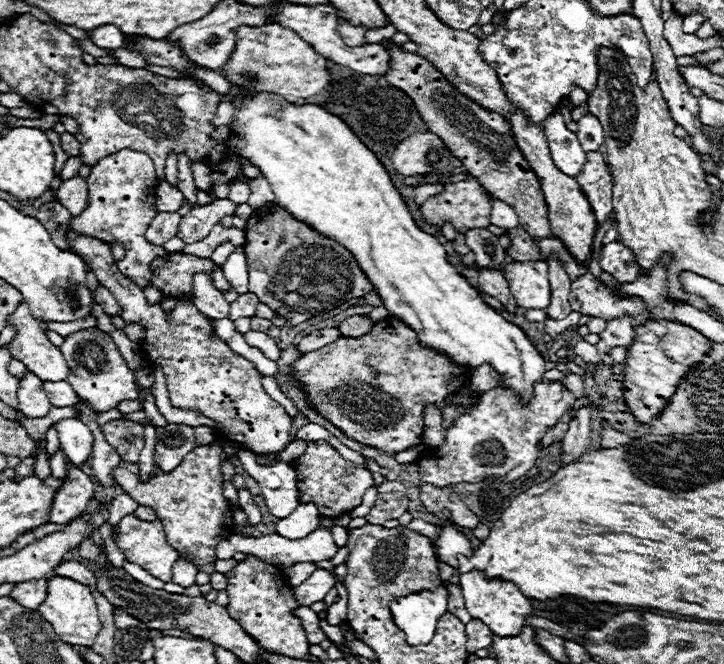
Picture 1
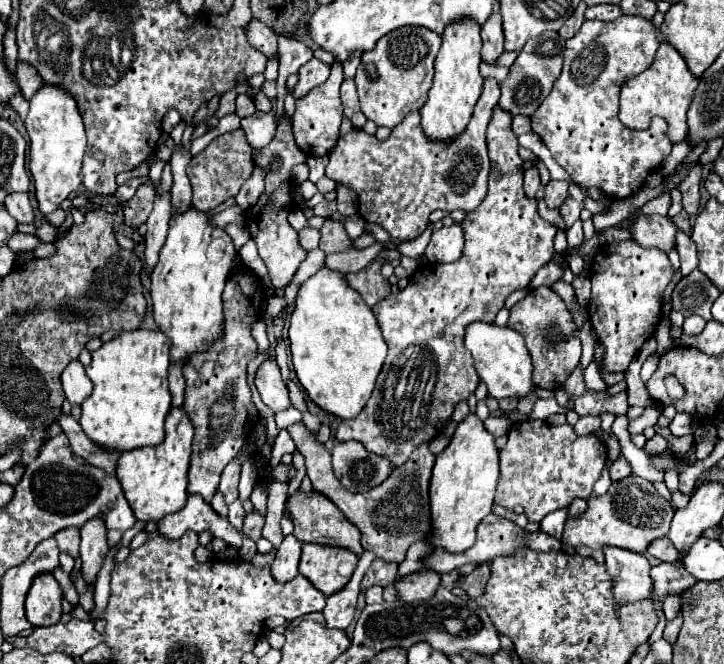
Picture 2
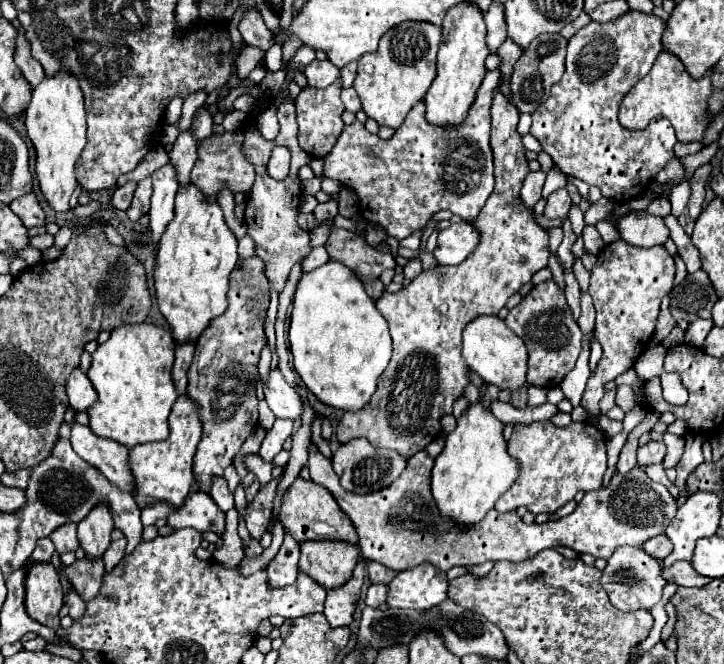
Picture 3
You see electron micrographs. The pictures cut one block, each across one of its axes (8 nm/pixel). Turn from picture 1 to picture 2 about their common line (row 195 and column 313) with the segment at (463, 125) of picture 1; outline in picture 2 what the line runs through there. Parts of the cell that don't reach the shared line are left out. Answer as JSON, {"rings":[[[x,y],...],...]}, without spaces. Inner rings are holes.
{"rings":[[[300,488],[288,498],[286,504],[286,514],[294,522],[294,536],[300,542],[316,542],[316,544],[328,544],[328,546],[342,546],[352,550],[354,554],[362,554],[360,546],[360,530],[332,504],[332,500],[324,498],[324,494],[312,490],[312,492],[302,492]]]}

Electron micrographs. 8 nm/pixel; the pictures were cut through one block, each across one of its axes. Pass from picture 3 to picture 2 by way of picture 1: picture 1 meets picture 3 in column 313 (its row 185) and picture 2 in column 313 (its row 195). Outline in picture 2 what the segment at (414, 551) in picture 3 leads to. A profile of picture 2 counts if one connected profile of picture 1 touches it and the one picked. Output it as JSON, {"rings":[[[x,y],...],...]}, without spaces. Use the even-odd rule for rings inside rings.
{"rings":[[[302,422],[292,424],[288,432],[294,438],[298,452],[306,458],[306,470],[312,480],[312,488],[328,496],[344,512],[344,516],[362,532],[362,548],[366,552],[374,552],[376,558],[384,562],[400,564],[412,542],[420,542],[430,536],[432,520],[430,520],[428,484],[430,484],[434,454],[428,450],[428,444],[422,444],[420,448],[416,448],[408,458],[408,462],[398,466],[396,472],[392,472],[384,484],[368,492],[356,494],[356,492],[348,492],[336,480],[330,466],[330,452],[316,442],[316,438],[306,430]]]}

